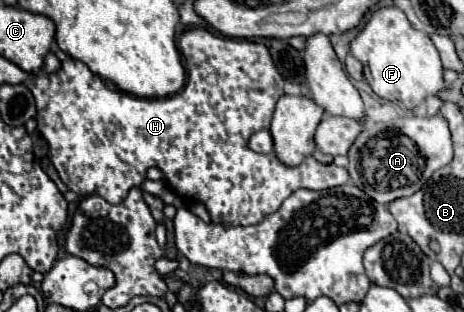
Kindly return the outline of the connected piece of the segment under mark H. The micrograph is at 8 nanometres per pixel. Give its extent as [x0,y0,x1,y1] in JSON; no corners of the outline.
[26,27,348,227]

